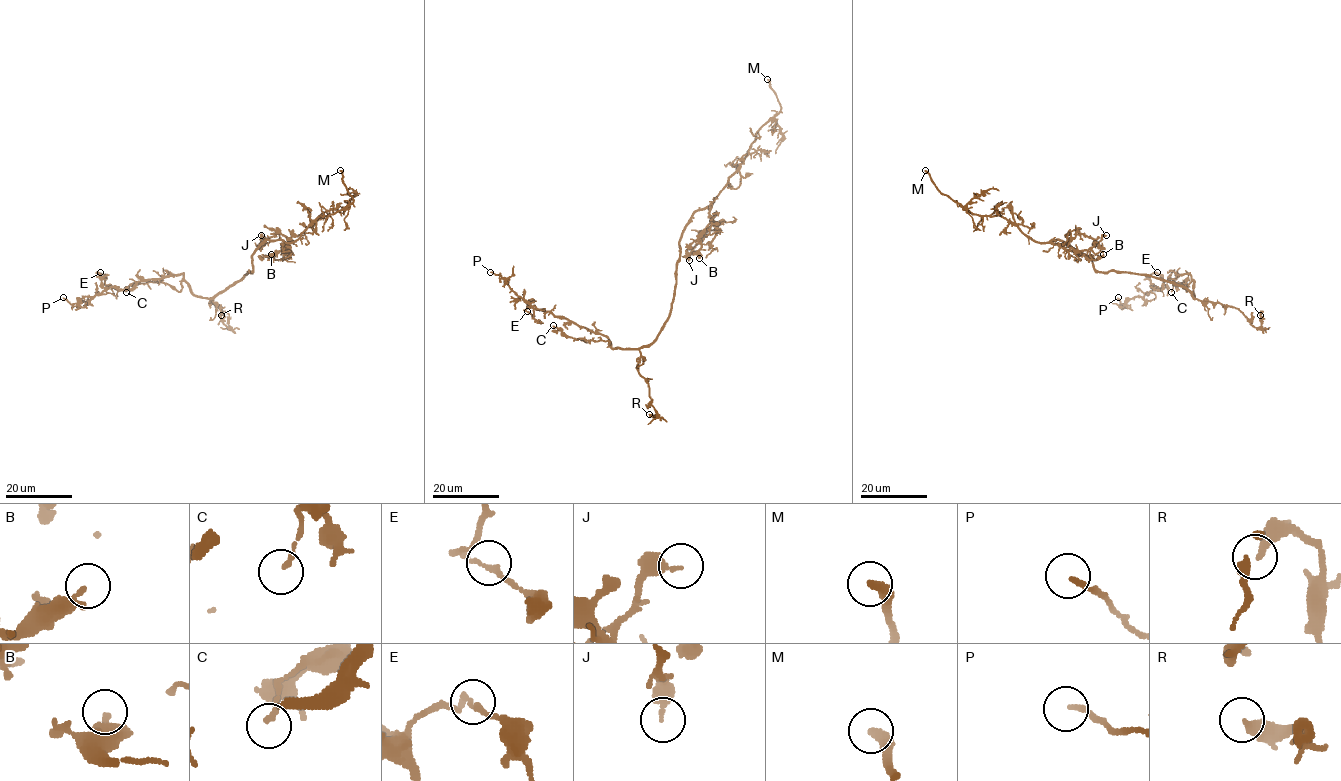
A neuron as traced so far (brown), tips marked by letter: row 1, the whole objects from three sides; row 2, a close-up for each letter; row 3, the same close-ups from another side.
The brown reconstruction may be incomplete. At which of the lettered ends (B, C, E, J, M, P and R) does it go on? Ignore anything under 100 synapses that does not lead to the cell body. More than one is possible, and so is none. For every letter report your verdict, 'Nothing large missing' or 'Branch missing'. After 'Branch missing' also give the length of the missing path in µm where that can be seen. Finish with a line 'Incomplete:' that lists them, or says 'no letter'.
B: Nothing large missing
C: Nothing large missing
E: Nothing large missing
J: Nothing large missing
M: Branch missing. Missing length about 40 µm
P: Nothing large missing
R: Nothing large missing
Incomplete: M

